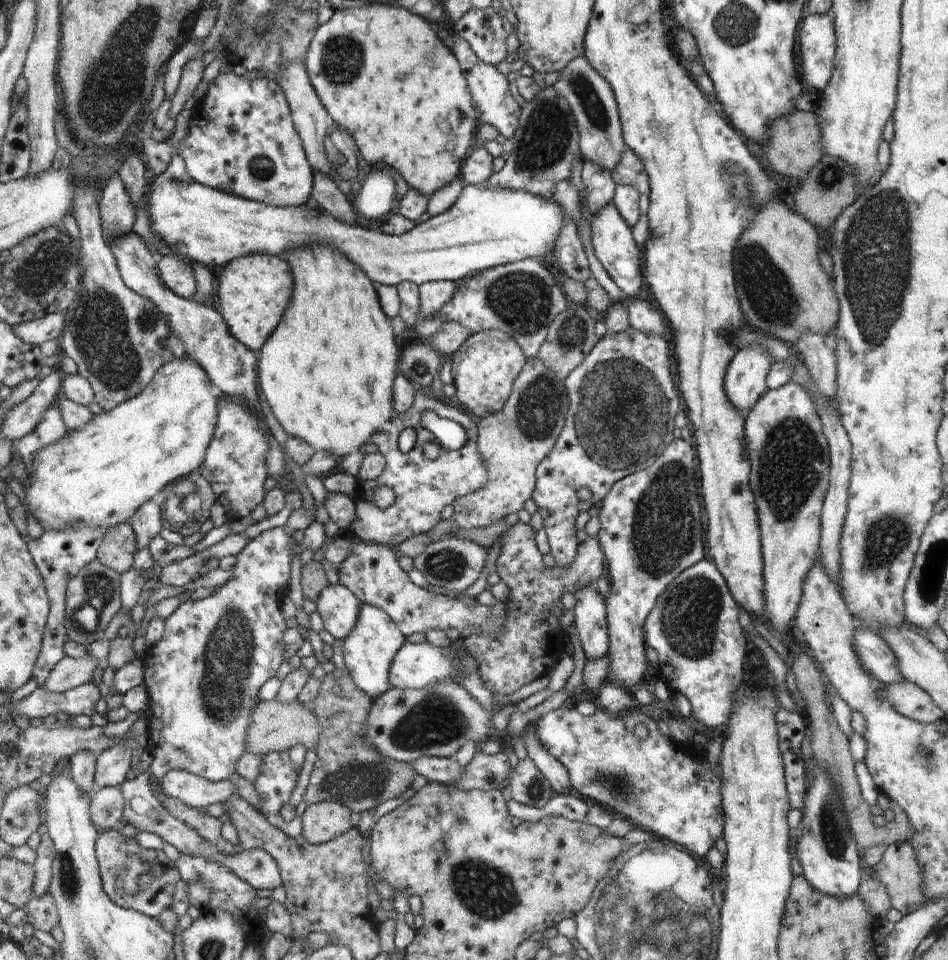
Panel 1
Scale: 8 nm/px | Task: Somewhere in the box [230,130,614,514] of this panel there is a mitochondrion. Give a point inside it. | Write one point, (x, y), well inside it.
(521, 300)

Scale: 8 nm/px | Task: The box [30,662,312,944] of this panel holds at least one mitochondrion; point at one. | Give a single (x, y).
(67, 881)

